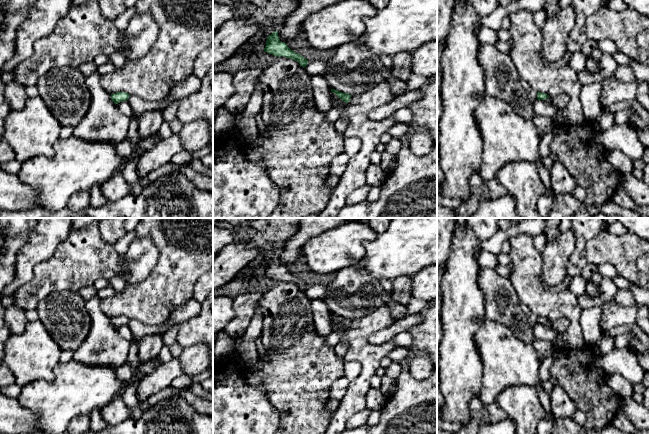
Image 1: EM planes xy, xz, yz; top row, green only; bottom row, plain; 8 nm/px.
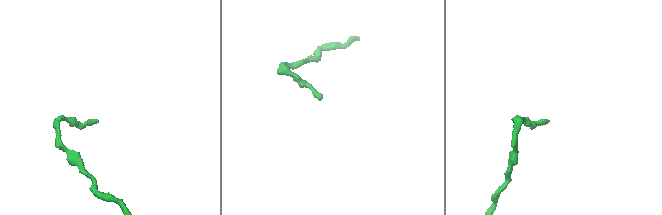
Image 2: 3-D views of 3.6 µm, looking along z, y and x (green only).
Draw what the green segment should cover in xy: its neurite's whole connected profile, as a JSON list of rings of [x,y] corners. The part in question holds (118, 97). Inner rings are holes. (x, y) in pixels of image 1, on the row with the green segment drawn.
[[[117,92],[114,94],[111,94],[111,99],[115,104],[118,104],[122,101],[126,101],[129,98],[129,94],[126,92]]]

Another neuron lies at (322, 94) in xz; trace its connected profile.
[[[312,75],[312,91],[317,110],[327,112],[332,108],[332,92],[322,75]]]

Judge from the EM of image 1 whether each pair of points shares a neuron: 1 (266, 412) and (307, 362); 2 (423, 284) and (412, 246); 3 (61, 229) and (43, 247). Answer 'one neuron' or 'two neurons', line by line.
1: two neurons
2: two neurons
3: one neuron

